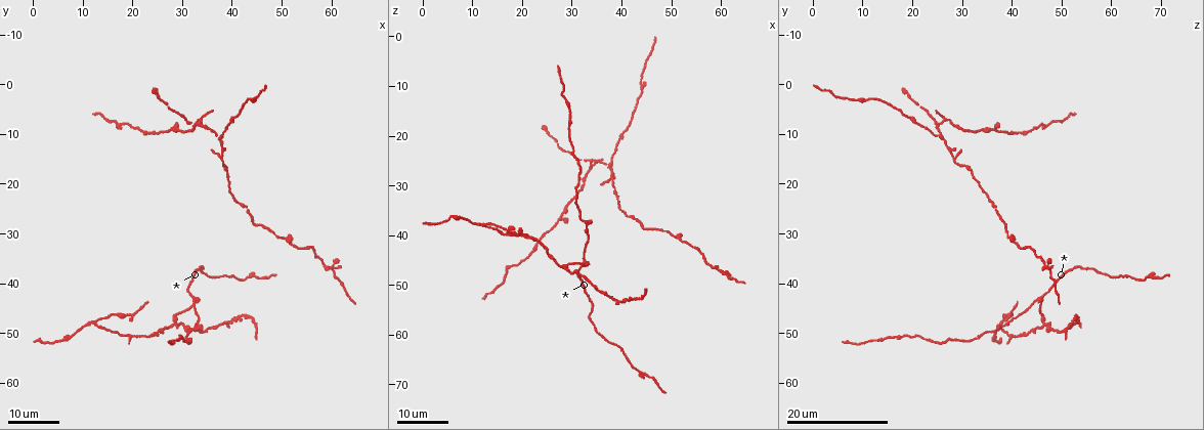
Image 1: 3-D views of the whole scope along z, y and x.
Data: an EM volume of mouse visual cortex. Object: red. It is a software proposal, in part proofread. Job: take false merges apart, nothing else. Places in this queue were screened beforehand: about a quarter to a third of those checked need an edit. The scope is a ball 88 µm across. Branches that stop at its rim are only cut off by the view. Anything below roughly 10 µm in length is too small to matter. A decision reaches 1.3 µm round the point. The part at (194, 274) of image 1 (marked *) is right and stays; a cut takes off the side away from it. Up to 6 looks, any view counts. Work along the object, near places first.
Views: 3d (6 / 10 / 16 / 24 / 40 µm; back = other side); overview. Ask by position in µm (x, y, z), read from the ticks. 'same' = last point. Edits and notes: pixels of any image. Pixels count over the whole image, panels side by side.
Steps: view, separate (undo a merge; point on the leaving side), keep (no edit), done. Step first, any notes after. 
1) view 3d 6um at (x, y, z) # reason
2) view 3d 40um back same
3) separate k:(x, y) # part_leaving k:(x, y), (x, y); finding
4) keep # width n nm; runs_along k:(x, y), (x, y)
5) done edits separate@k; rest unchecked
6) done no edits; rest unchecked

view 3d 16um at (32.5, 43.5, 45.5) # three-way junction

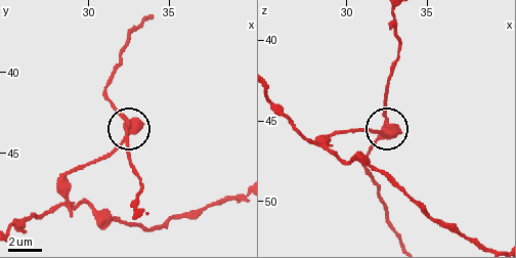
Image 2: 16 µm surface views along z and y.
view 3d 6um at (32.8, 43.5, 45.5) # zoom in

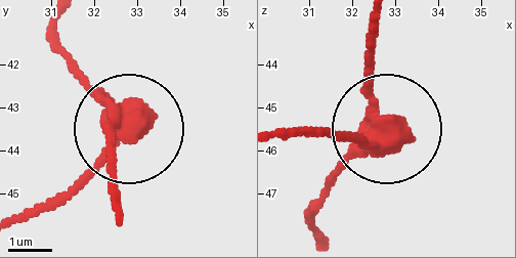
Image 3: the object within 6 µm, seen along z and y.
separate 3:(75, 181) # side_arm 48 um; arms 3; a second neuron is stuck on

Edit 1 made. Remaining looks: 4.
view 3d 16um at (33.5, 8.0, 24.5) # small branch off a trunk

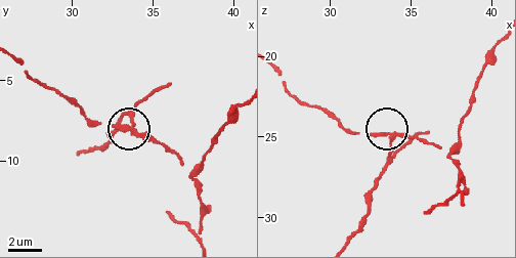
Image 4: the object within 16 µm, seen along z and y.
view 3d 6um at (33.6, 8.0, 24.9) # zoom in

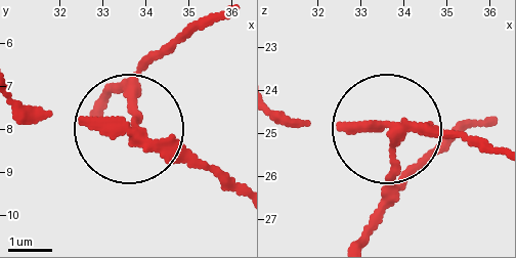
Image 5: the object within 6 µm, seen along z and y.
view 3d 6um back at (33.70, 7.95, 24.90)

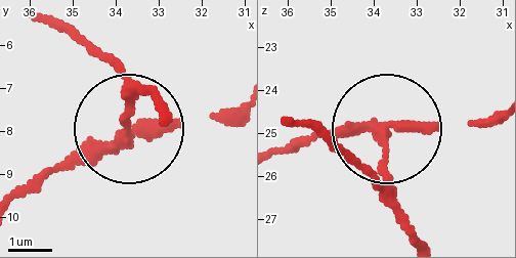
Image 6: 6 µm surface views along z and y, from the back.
separate 6:(133, 103) # side_arm 16 um; part_leaving 6:(119, 144), (134, 96), (148, 96); two neurons meet here

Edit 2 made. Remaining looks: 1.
done edits separate@3, separate@6; rest unchecked

